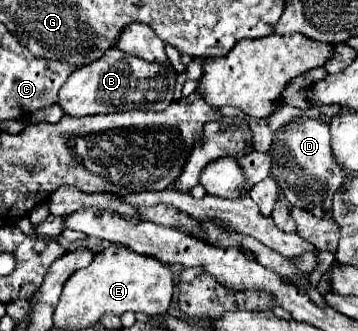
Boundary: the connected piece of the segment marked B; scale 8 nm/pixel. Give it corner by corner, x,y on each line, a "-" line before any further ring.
114,48
98,62
82,66
70,74
66,86
58,92
58,106
64,114
78,118
110,114
116,110
166,110
172,102
172,80
176,80
174,70
150,66
148,62

